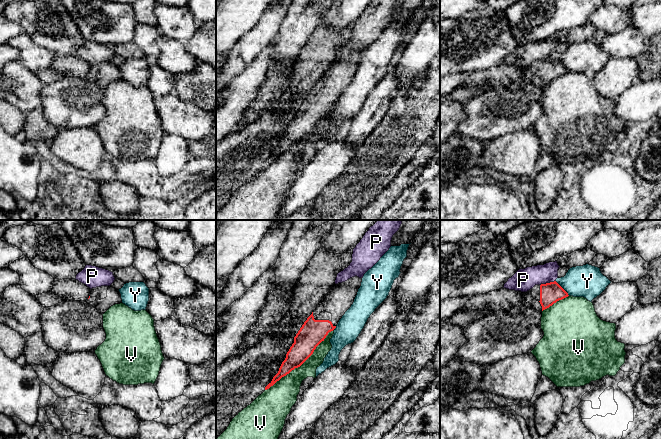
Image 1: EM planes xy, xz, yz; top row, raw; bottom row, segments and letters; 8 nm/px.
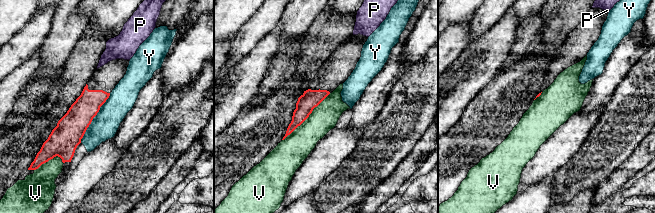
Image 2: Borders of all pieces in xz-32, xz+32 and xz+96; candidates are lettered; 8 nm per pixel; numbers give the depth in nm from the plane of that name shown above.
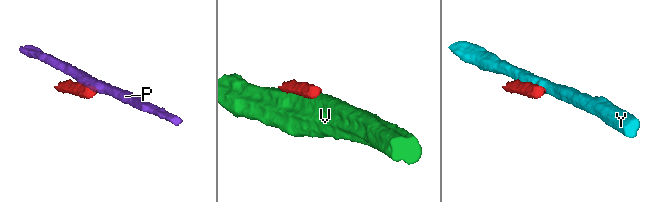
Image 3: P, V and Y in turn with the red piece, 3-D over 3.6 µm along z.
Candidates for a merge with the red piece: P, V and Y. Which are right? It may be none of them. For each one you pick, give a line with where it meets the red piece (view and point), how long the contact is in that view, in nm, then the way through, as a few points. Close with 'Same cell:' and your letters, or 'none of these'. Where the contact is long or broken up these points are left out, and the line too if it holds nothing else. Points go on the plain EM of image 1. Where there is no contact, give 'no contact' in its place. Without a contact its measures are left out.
Same cell: none of these

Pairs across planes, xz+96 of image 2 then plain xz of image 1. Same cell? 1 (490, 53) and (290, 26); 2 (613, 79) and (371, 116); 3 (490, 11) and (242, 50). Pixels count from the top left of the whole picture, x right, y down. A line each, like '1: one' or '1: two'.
1: two
2: one
3: one

